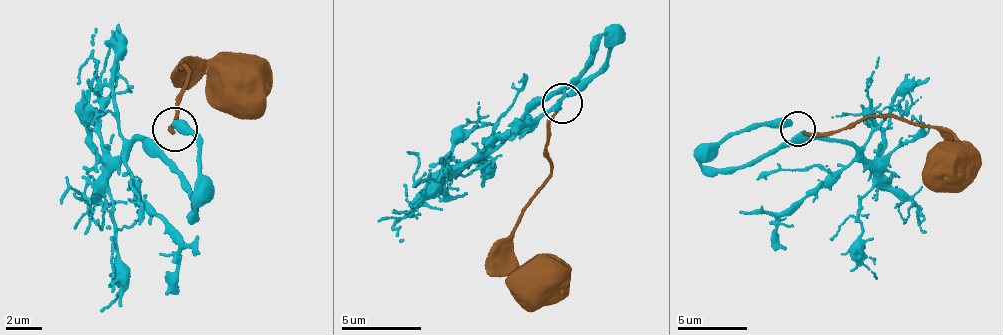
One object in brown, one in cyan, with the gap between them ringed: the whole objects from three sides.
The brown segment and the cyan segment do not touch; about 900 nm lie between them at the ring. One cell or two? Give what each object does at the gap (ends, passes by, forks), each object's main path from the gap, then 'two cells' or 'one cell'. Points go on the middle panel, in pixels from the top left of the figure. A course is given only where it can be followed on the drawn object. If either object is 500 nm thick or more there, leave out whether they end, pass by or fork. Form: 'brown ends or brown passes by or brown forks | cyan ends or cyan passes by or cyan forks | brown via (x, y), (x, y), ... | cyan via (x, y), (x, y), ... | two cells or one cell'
brown ends | cyan ends | brown via (557, 109), (545, 149), (551, 178), (537, 194), (512, 234), (512, 250), (518, 266), (542, 268), (543, 282) | cyan via (567, 96), (600, 68), (609, 49), (603, 34), (594, 61), (496, 150), (451, 170), (420, 199), (392, 212) | two cells

